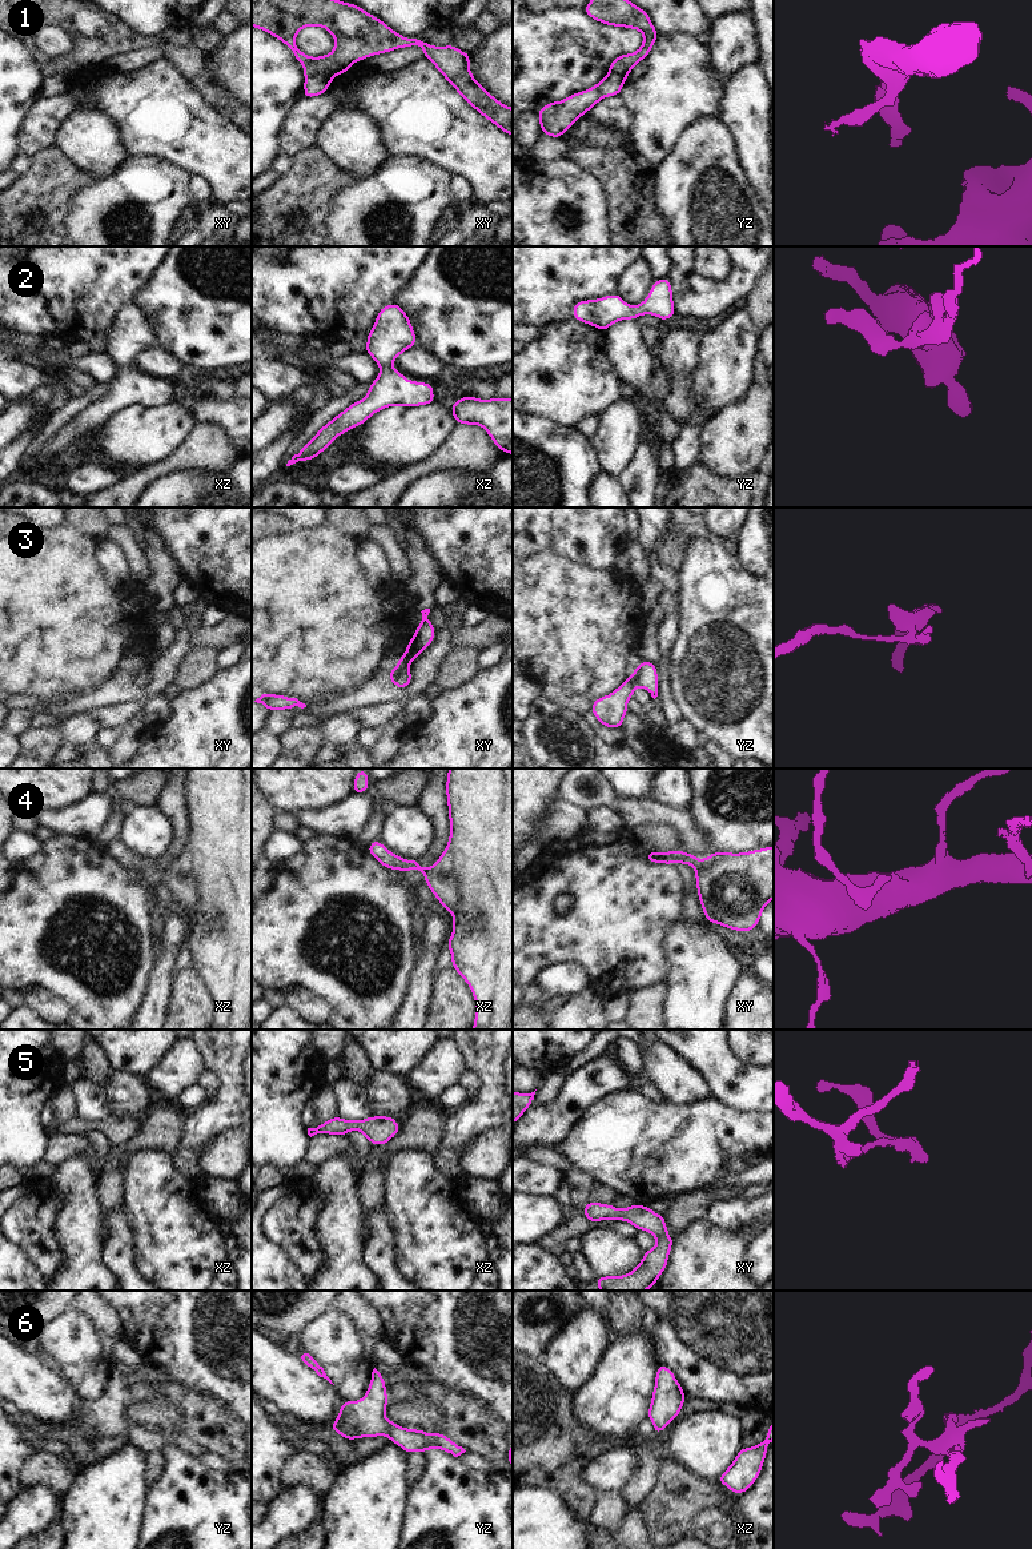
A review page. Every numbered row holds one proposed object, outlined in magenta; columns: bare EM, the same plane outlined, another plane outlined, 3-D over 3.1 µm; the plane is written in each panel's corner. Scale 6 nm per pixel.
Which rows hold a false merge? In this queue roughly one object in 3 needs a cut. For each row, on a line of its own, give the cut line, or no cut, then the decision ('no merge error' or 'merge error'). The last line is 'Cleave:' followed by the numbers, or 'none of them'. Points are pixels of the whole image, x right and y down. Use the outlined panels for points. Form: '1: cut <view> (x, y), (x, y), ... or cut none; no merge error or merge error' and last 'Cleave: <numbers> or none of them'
1: cut xy (332, 76), (316, 73), (305, 79); merge error
2: cut none; no merge error
3: cut none; no merge error
4: cut none; no merge error
5: cut none; no merge error
6: cut none; no merge error
Cleave: 1

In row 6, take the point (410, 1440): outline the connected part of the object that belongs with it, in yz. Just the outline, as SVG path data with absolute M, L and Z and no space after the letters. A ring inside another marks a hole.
M374 1368L366 1394L357 1401L344 1400L334 1422L329 1428L350 1442L356 1437L362 1440L365 1437L386 1436L390 1442L402 1448L406 1454L441 1449L458 1457L466 1452L439 1432L429 1434L423 1429L398 1426L394 1421L385 1418L386 1410L387 1389L385 1377Z

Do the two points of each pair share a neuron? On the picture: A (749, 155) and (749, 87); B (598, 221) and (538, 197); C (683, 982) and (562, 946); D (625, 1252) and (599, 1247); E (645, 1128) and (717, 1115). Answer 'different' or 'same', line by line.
A: same
B: same
C: different
D: same
E: same

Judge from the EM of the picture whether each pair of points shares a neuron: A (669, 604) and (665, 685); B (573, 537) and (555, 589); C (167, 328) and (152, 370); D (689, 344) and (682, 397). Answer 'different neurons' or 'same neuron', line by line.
A: same neuron
B: different neurons
C: different neurons
D: same neuron

